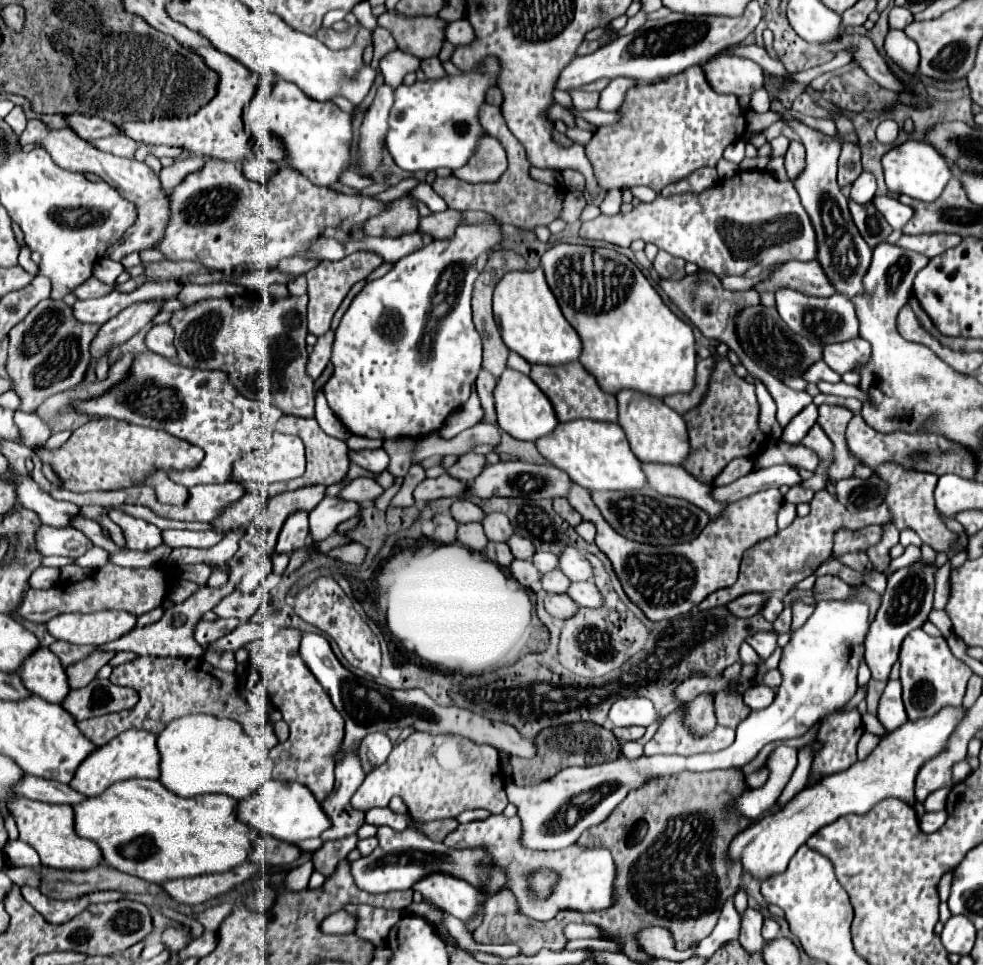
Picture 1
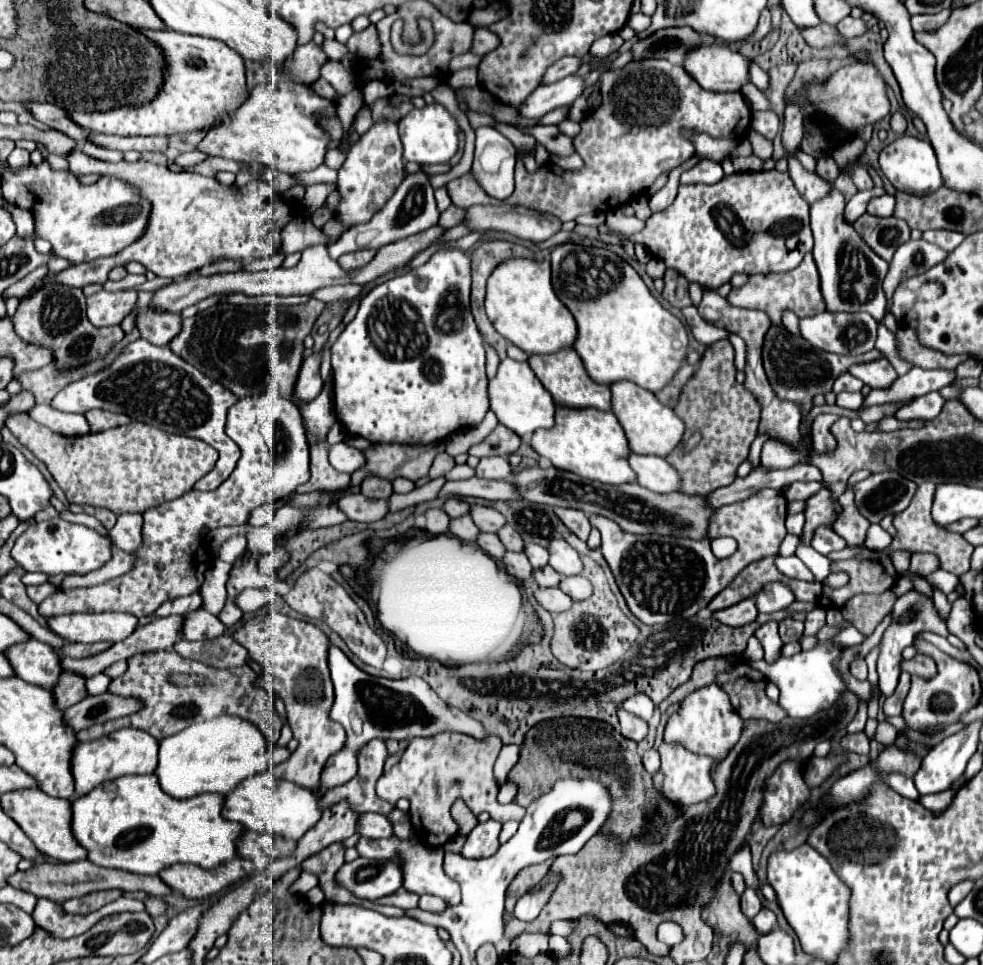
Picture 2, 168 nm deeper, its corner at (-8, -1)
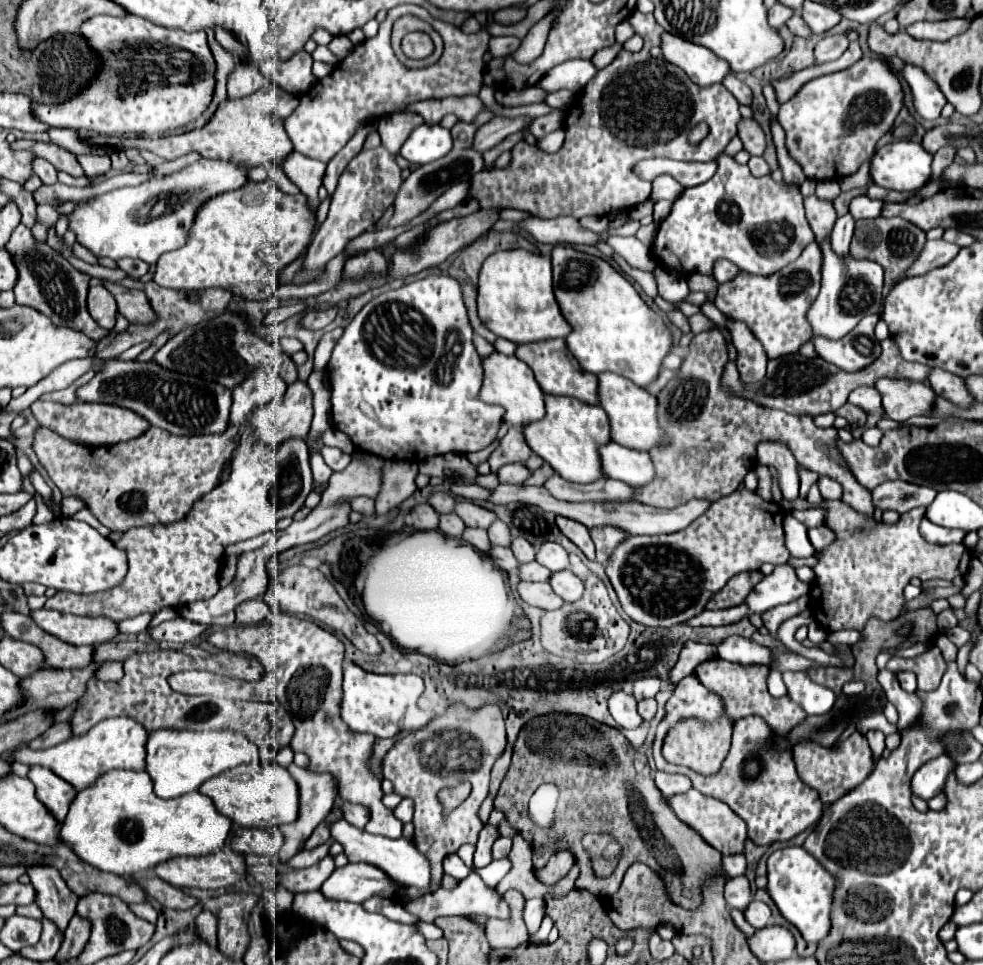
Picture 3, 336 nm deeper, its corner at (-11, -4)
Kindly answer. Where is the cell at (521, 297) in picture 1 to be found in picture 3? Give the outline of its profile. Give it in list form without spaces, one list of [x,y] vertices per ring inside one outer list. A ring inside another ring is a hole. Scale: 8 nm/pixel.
[[[526,249],[496,251],[482,263],[478,275],[478,317],[498,337],[514,343],[566,337],[568,321],[562,317],[552,291],[552,265],[548,257]]]

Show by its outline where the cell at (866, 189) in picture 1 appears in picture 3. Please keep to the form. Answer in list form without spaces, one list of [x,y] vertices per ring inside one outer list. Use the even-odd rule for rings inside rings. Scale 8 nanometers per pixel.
[[[842,215],[836,219],[832,237],[830,237],[830,247],[834,247],[836,255],[848,255],[850,253],[850,239],[854,233],[854,219],[852,215]]]

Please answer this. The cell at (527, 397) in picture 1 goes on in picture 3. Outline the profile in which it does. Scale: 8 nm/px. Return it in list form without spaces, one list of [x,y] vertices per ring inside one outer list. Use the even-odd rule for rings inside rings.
[[[494,351],[486,359],[482,359],[482,371],[484,371],[484,379],[482,379],[478,399],[482,399],[484,403],[502,405],[506,409],[504,421],[522,427],[526,423],[532,423],[532,421],[538,421],[544,417],[544,413],[546,413],[544,393],[542,393],[540,385],[536,383],[532,369],[524,361],[520,361],[514,355],[504,355],[504,353]]]

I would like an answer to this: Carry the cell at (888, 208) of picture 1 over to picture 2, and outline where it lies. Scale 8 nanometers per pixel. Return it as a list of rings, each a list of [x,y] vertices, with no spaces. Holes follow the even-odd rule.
[[[883,194],[879,198],[873,198],[869,202],[869,206],[867,206],[867,212],[873,214],[873,216],[881,216],[881,218],[893,216],[893,212],[895,212],[895,196]]]

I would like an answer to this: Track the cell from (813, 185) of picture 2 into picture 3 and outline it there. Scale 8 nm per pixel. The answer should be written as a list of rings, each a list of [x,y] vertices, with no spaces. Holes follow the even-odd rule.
[[[816,195],[806,197],[804,207],[806,207],[806,219],[810,223],[810,229],[816,241],[822,243],[822,239],[826,239],[826,235],[832,233],[832,227],[836,223],[836,211],[830,201],[822,201]]]

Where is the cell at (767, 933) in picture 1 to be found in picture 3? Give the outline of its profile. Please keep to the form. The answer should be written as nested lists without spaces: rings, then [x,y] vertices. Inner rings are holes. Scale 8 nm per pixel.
[[[752,901],[750,907],[746,907],[744,911],[744,919],[754,927],[754,929],[762,929],[770,923],[770,907],[762,901]]]

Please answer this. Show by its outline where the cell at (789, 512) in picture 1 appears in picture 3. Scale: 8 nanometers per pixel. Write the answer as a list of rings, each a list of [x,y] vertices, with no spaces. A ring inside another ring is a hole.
[[[784,563],[774,567],[774,571],[770,575],[766,575],[754,591],[750,591],[750,595],[746,597],[746,605],[750,609],[750,613],[764,613],[776,605],[784,605],[790,601],[796,601],[798,597],[808,593],[808,585],[802,583],[794,569]]]

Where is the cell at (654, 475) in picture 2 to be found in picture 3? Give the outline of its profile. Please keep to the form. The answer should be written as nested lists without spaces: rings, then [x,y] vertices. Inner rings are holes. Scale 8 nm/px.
[[[604,443],[598,449],[602,455],[602,471],[606,477],[624,481],[632,487],[646,485],[654,479],[654,465],[646,451],[634,451],[618,443]]]

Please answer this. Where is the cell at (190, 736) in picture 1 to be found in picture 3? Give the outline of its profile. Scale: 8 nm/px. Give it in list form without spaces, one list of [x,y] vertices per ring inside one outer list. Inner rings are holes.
[[[150,731],[146,741],[146,773],[154,783],[154,793],[162,799],[196,791],[204,781],[222,771],[258,759],[258,747],[236,731]]]

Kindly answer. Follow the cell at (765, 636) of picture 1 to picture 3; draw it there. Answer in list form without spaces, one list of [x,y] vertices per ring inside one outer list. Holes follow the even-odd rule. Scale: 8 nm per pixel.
[[[802,595],[802,597],[798,597],[798,599],[796,599],[796,601],[792,601],[792,603],[772,607],[772,609],[768,609],[768,611],[764,611],[764,613],[762,613],[764,627],[768,627],[770,635],[774,635],[774,637],[776,637],[778,625],[780,625],[782,621],[786,621],[788,617],[794,617],[794,615],[798,615],[798,613],[806,611],[808,607],[810,607],[810,597],[808,597],[808,595]]]

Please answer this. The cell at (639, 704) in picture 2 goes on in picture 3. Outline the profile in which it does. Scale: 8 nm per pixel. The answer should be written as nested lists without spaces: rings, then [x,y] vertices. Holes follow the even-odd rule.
[[[646,677],[646,679],[636,679],[634,681],[634,697],[638,701],[646,699],[646,697],[654,697],[660,691],[662,679],[658,677]]]

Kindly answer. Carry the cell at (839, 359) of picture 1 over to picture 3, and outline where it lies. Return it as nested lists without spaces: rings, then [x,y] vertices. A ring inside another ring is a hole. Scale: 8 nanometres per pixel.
[[[880,379],[876,389],[882,395],[882,407],[886,415],[898,423],[908,421],[914,415],[932,415],[936,393],[926,383],[906,379]]]

